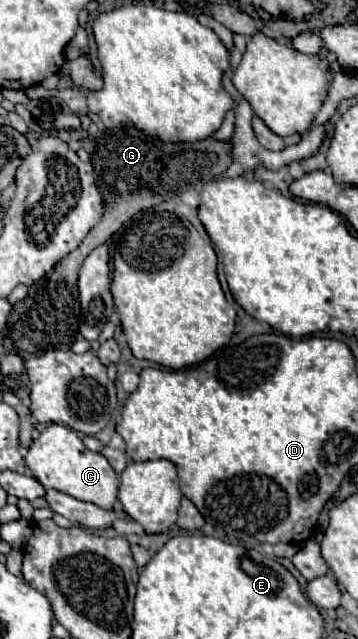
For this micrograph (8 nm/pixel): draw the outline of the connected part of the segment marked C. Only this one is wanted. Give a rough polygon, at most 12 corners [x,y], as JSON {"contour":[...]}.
{"contour":[[64,424],[30,444],[44,488],[110,510],[118,474]]}

